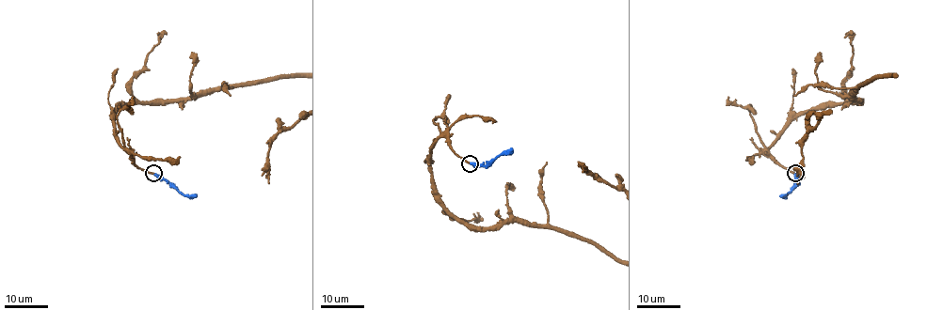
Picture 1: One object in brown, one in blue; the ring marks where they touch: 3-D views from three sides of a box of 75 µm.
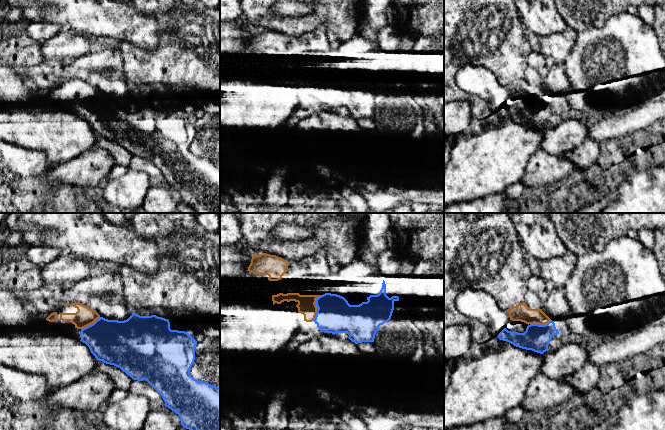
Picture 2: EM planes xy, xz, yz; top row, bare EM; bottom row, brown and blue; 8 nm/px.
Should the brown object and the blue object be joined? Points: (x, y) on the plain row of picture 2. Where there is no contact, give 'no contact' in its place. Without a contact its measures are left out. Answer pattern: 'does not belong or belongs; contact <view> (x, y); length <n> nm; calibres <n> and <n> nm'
belongs; contact xz (316, 83); length 220 nm; calibres 150 and 300 nm

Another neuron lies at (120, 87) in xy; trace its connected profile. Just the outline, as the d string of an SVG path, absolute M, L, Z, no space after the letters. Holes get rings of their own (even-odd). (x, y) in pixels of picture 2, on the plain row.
M103 75L99 80L96 88L108 96L127 96L133 89L133 87L124 79L112 79L106 75Z

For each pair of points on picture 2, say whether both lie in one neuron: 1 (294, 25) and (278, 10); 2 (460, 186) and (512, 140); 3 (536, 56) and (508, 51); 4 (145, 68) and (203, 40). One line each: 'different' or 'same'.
1: different
2: same
3: different
4: same

